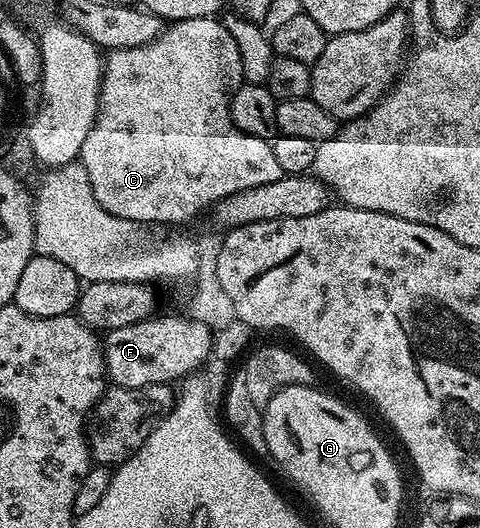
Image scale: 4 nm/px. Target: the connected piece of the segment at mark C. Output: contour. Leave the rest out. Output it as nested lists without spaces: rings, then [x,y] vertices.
[[[212,16],[203,18],[187,18],[172,21],[162,27],[161,32],[145,46],[131,50],[110,51],[103,60],[101,73],[101,93],[97,117],[87,134],[87,142],[83,142],[83,150],[79,157],[80,164],[87,170],[87,178],[91,178],[91,186],[95,190],[95,202],[107,210],[107,214],[115,214],[119,218],[133,220],[137,224],[154,226],[153,224],[185,224],[193,220],[201,211],[212,209],[220,200],[231,194],[239,194],[243,190],[251,190],[251,186],[267,186],[267,182],[275,182],[283,173],[279,170],[279,162],[271,154],[267,154],[266,141],[243,134],[235,126],[231,118],[231,98],[243,83],[243,62],[239,62],[239,46],[235,46],[235,38],[227,31],[220,19]]]

